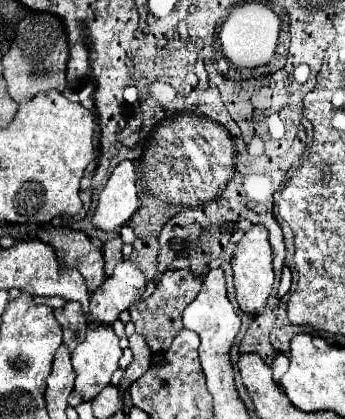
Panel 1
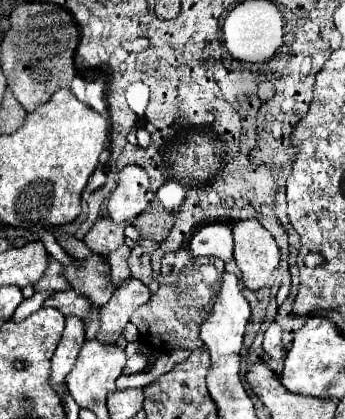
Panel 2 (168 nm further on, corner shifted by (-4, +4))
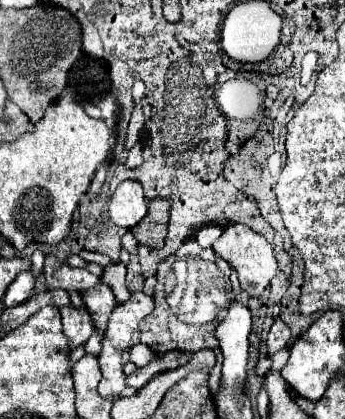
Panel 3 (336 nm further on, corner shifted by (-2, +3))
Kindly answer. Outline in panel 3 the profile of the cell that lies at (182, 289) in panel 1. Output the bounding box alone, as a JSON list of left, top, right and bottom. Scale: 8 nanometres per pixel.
[138,241,234,355]

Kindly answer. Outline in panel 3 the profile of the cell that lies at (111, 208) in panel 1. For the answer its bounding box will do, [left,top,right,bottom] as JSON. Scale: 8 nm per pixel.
[108,181,146,227]

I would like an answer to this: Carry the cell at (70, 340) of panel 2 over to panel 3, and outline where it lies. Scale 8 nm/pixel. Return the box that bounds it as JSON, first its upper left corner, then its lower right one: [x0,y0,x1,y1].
[60,307,94,349]

